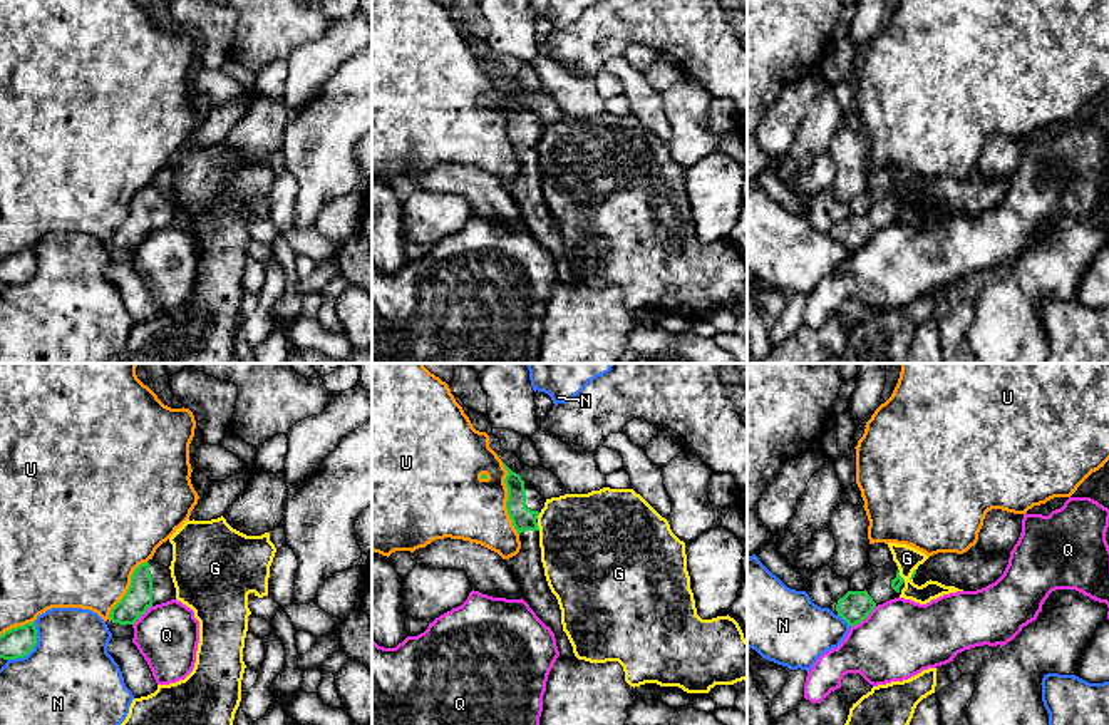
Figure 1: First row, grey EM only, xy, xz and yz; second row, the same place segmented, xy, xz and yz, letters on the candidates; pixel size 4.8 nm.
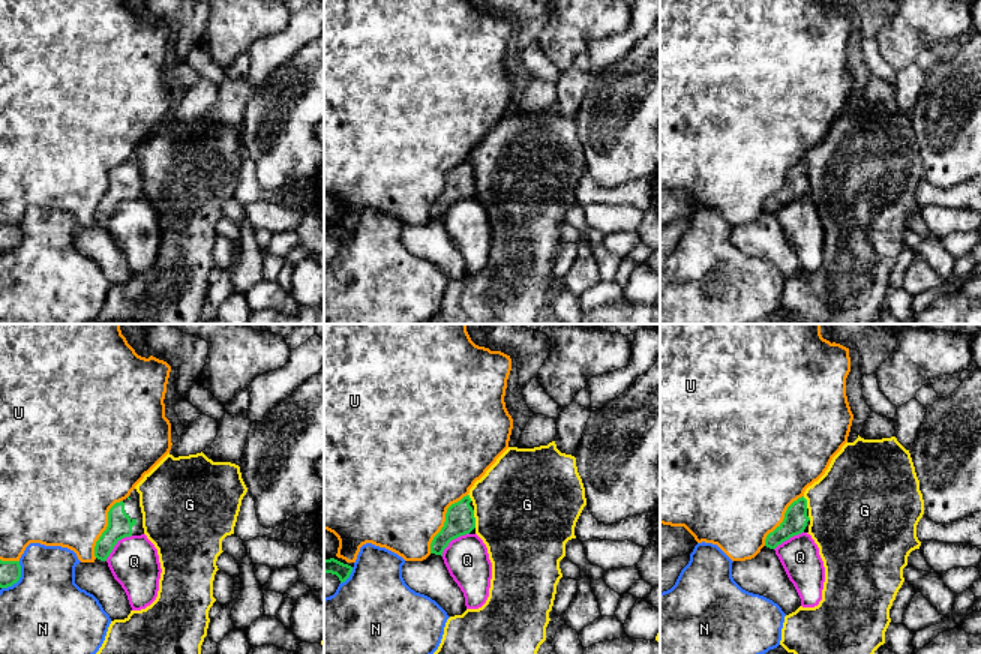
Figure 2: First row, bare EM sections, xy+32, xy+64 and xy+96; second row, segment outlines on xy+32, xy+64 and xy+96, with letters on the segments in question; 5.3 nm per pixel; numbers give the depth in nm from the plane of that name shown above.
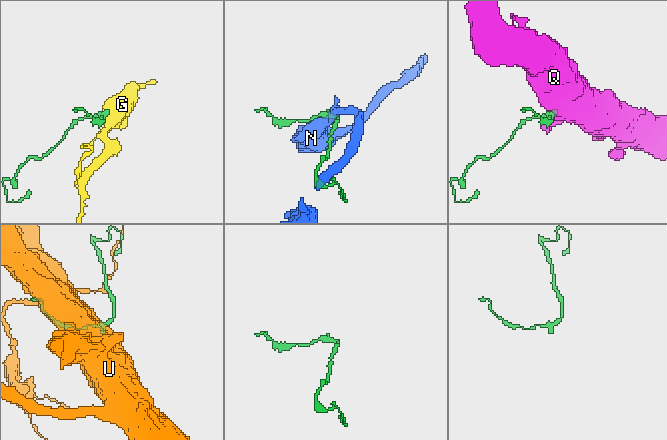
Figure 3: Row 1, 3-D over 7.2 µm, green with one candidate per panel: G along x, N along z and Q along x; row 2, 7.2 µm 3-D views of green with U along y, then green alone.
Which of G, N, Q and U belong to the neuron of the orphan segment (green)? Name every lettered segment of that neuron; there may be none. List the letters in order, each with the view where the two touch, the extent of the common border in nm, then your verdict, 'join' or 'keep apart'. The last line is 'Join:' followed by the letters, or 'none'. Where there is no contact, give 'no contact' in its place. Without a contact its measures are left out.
G: meets green in xz; contact 40 nm long; keep apart
N: meets green in xy; contact 240 nm long; keep apart
Q: meets green in yz; contact 160 nm long; keep apart
U: meets green in xz; contact 360 nm long; keep apart
Join: none

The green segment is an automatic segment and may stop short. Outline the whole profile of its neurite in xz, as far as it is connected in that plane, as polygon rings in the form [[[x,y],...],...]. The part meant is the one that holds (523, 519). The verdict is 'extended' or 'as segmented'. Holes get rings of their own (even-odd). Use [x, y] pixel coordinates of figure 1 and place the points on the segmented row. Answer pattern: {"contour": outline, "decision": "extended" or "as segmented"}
{"contour": [[[504,462],[503,465],[508,470],[504,479],[508,487],[506,509],[521,541],[519,553],[506,559],[506,563],[523,589],[523,599],[554,633],[560,656],[576,658],[573,646],[563,631],[561,609],[556,596],[548,586],[541,563],[538,516],[544,507],[546,499],[536,487],[524,482],[521,476],[513,472]]], "decision": "extended"}

